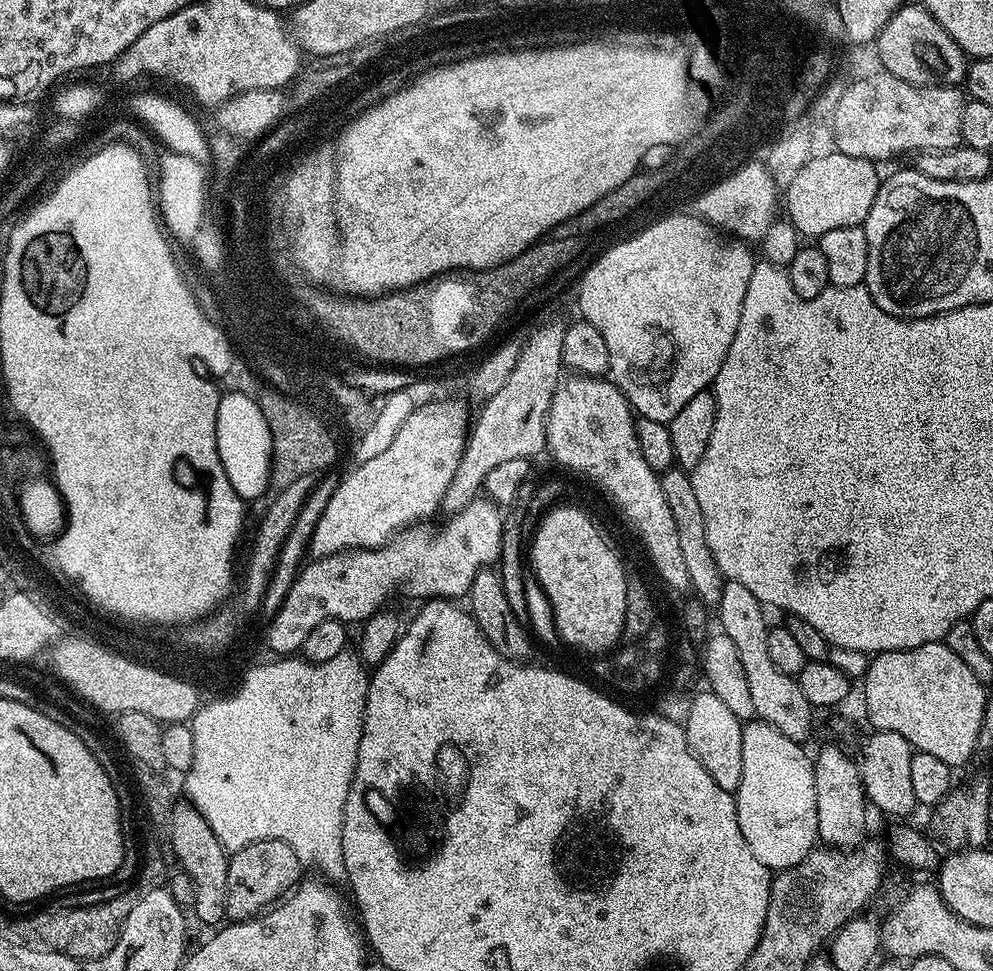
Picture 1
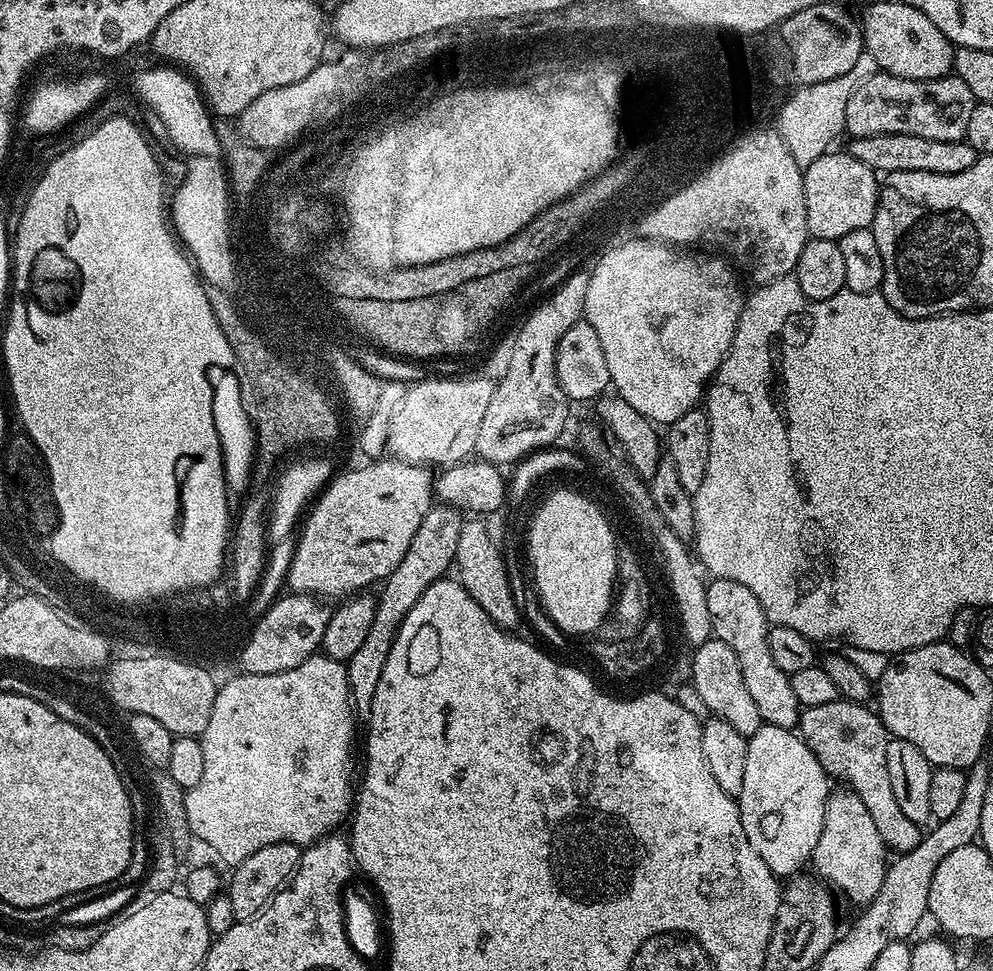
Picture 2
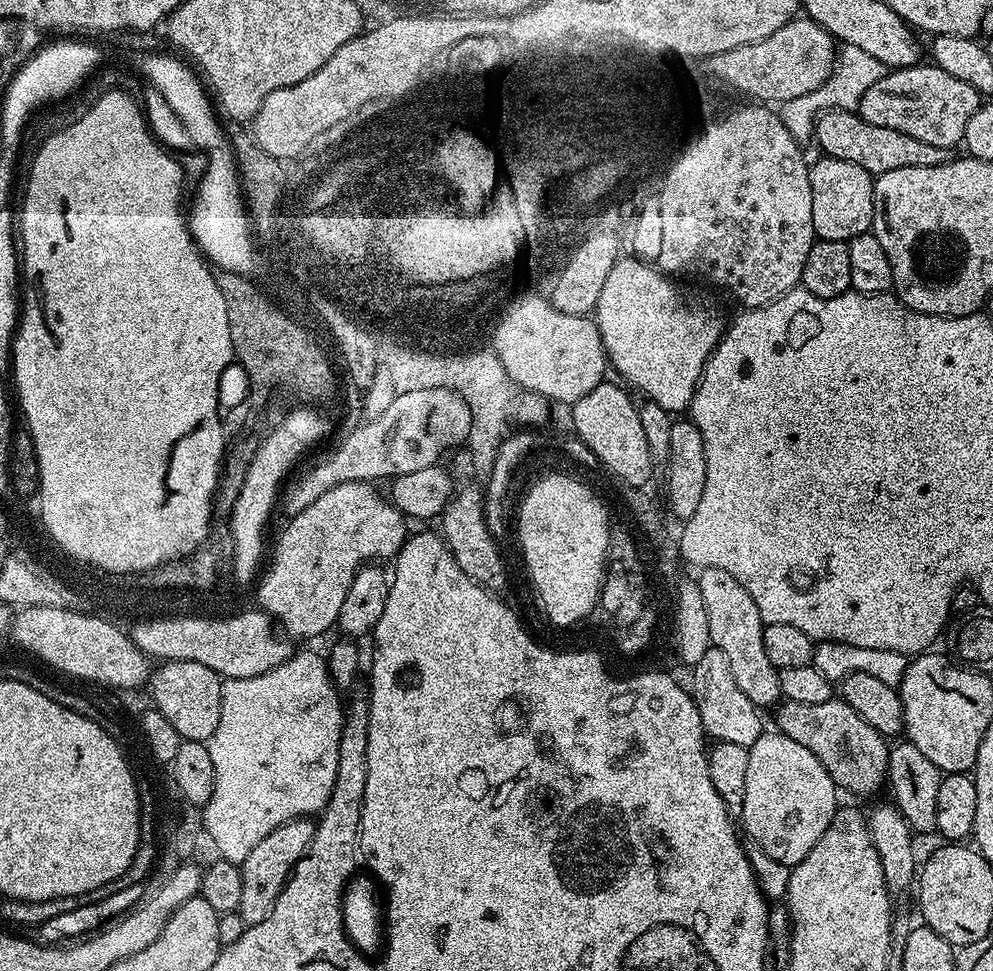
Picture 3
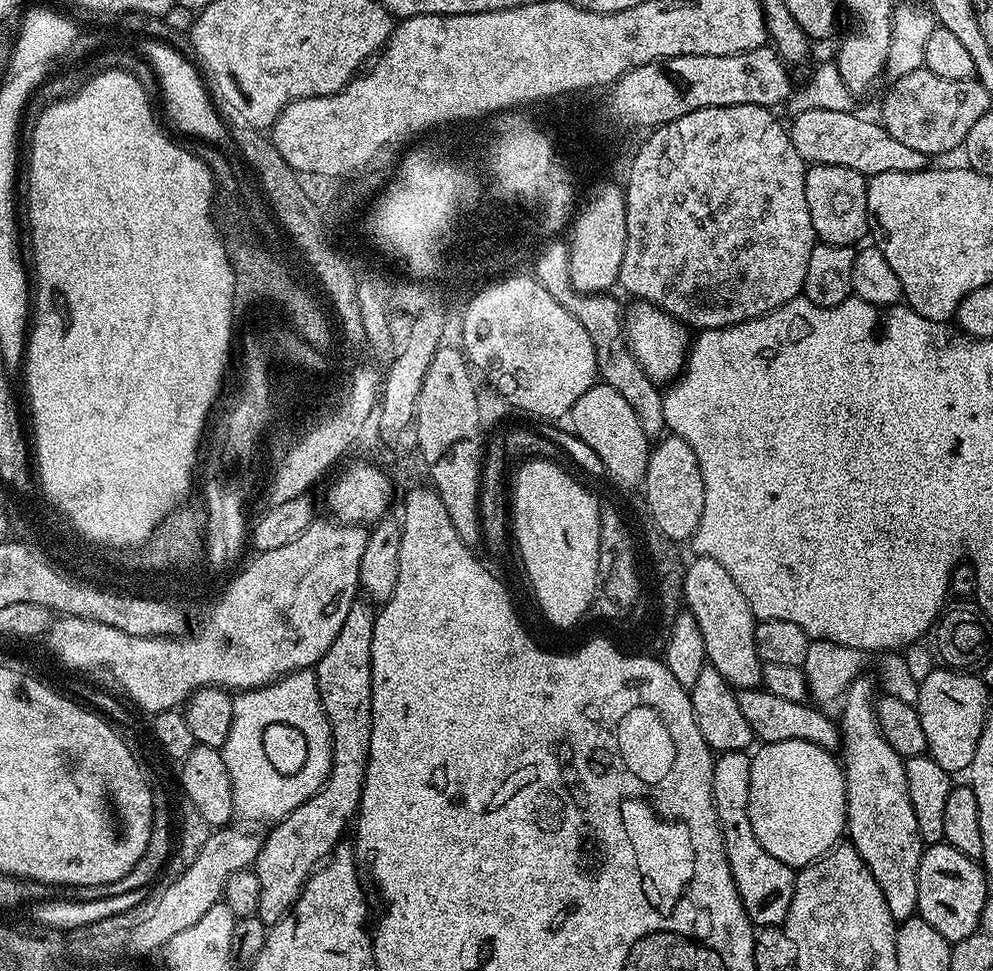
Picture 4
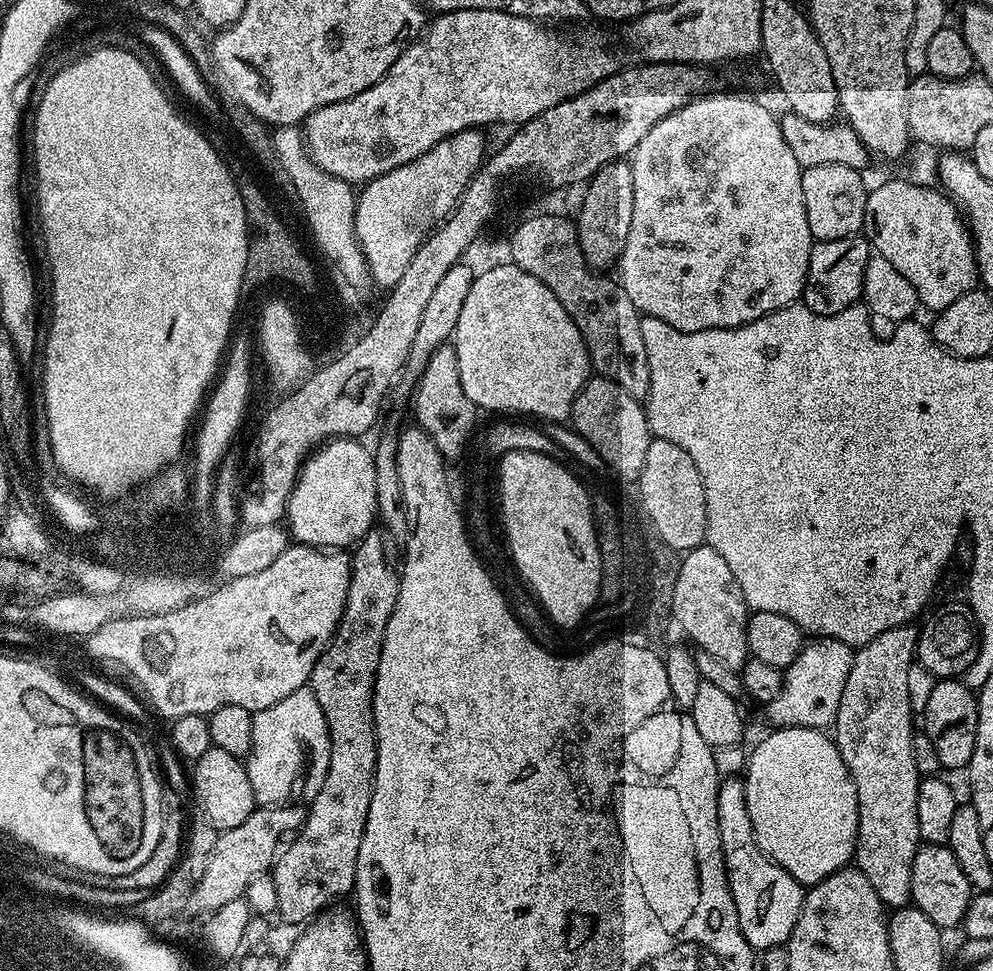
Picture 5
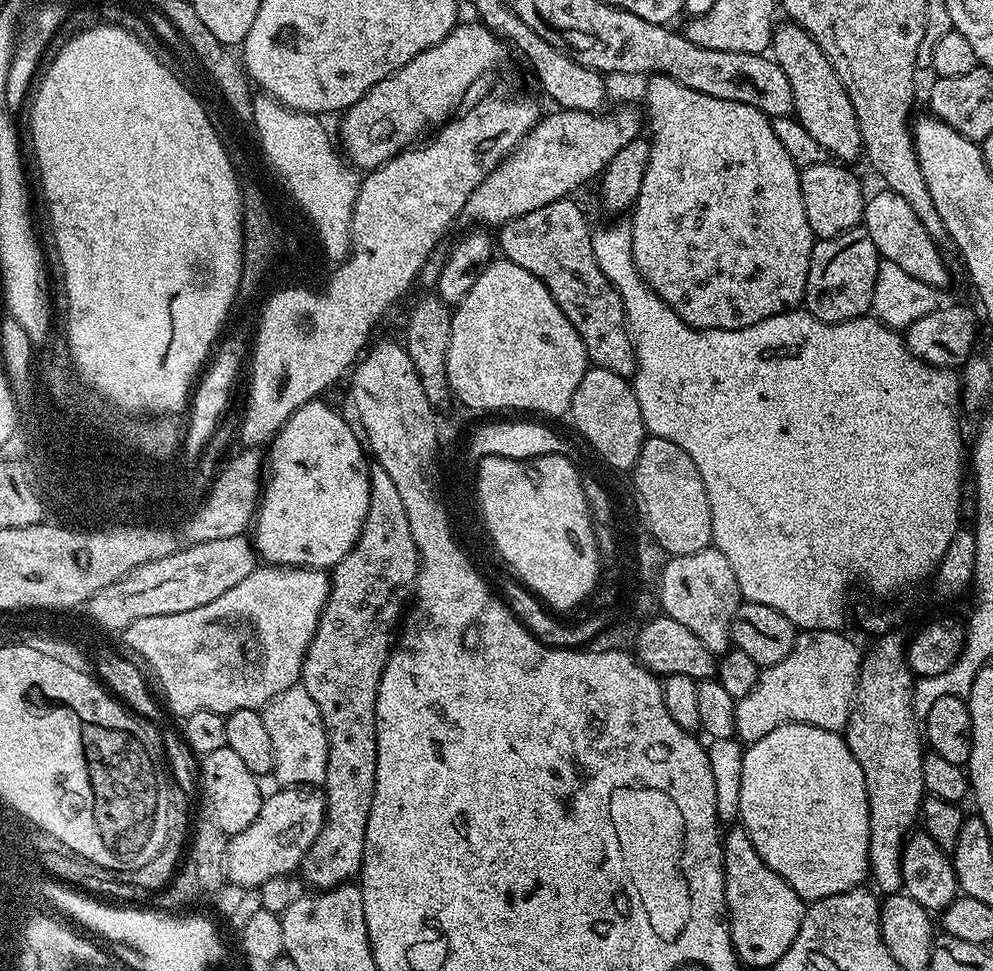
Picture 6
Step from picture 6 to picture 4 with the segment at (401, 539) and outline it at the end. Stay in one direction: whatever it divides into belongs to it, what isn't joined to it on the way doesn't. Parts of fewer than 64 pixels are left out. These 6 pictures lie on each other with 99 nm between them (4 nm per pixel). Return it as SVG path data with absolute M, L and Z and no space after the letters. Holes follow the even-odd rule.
M357 599L350 606L350 614L346 614L346 622L342 622L342 630L338 630L338 638L330 642L330 650L326 650L324 657L314 666L322 710L326 714L332 735L332 768L328 771L324 785L289 816L273 823L268 830L268 838L266 836L260 845L254 871L258 874L258 886L262 886L262 894L258 894L258 910L255 915L266 926L276 924L295 906L306 881L332 855L336 845L345 839L344 831L347 828L349 831L350 822L355 821L356 813L360 810L372 733L372 643L376 613L377 609L367 599Z

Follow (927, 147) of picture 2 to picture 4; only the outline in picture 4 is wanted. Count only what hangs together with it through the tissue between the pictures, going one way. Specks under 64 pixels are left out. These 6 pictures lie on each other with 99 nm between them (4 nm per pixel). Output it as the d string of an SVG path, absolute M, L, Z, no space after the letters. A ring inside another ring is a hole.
M816 108L795 113L791 117L790 135L794 150L798 150L805 165L846 166L858 170L866 178L887 172L920 172L929 167L929 157L924 156L922 150L913 150L912 147L898 142L898 138L894 138L875 119L863 120L855 114L852 110L843 112Z

